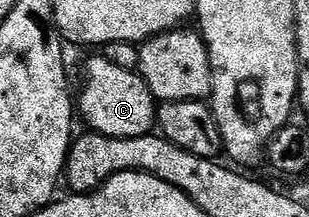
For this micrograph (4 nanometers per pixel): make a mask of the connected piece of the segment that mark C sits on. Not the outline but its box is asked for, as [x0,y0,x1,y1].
[77,53,157,139]

